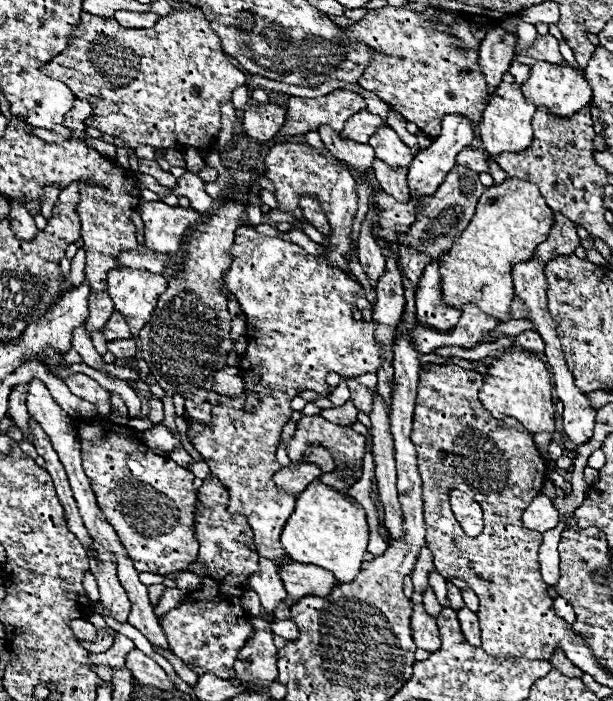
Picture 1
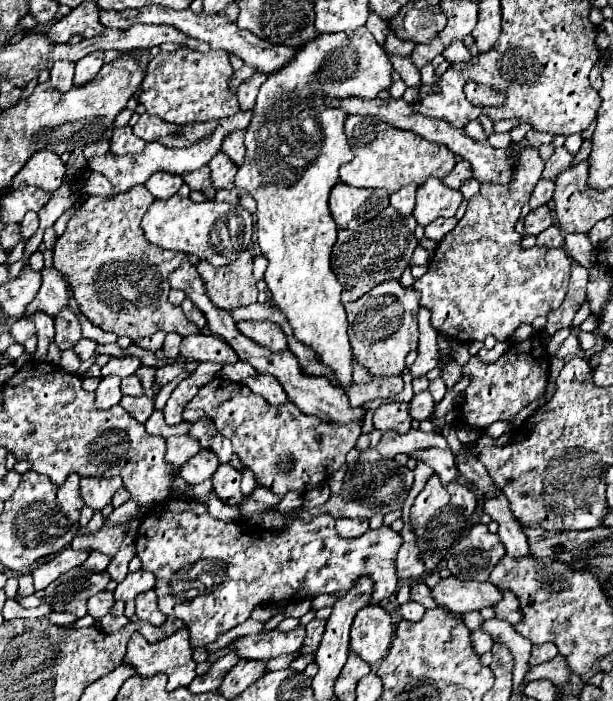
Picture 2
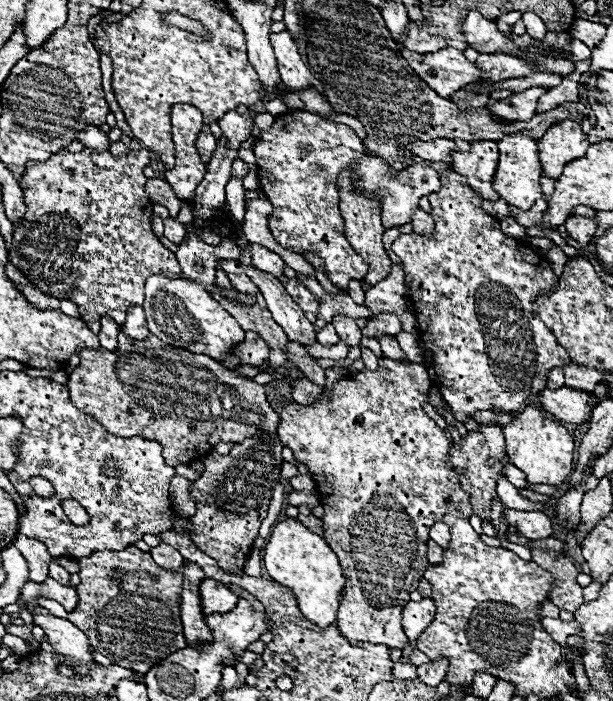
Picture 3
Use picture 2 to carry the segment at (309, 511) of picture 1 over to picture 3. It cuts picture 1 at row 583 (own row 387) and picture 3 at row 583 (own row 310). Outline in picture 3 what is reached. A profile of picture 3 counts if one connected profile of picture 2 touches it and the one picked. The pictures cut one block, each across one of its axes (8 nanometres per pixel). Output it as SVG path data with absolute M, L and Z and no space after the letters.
M282 520L274 526L270 540L264 548L264 566L272 580L288 586L302 610L302 614L320 628L330 626L336 620L336 612L340 606L340 594L344 594L344 572L330 550L330 546L318 534L310 532L298 520Z

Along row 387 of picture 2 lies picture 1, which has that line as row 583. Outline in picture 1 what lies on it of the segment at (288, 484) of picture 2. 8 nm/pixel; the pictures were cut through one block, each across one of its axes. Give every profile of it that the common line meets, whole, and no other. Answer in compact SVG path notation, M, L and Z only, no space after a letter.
M210 476L204 486L198 490L200 494L200 502L202 502L202 512L196 518L196 538L200 542L200 552L198 558L202 562L200 568L196 568L194 572L202 578L202 588L198 592L190 592L186 596L186 600L182 602L182 606L170 610L162 620L162 628L164 634L168 638L170 650L182 658L196 674L206 674L212 672L218 678L230 678L230 664L234 664L238 648L242 648L242 644L246 644L246 640L250 638L250 624L246 624L246 614L240 606L240 596L244 590L250 590L250 586L246 584L248 576L252 572L258 572L258 552L254 548L252 542L252 532L250 526L246 524L246 518L242 516L230 516L226 512L228 506L228 488L222 486L222 482L214 476Z

